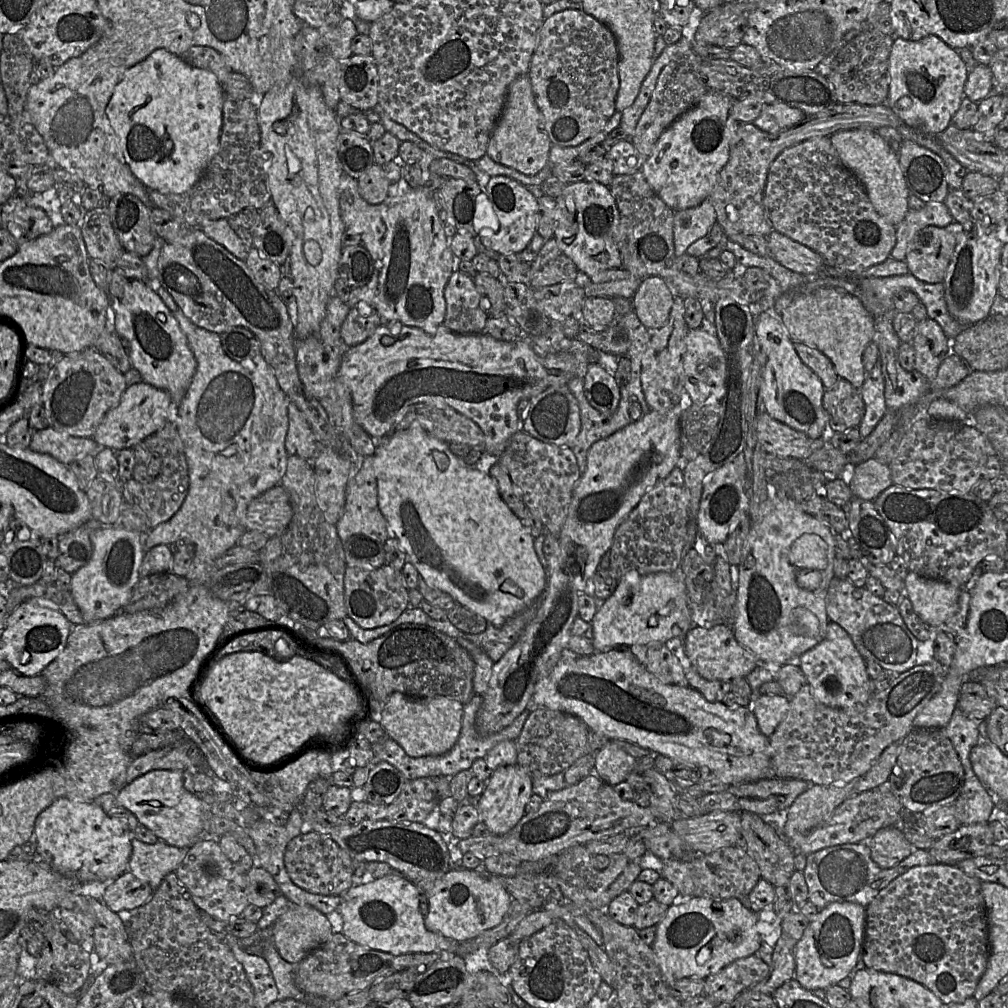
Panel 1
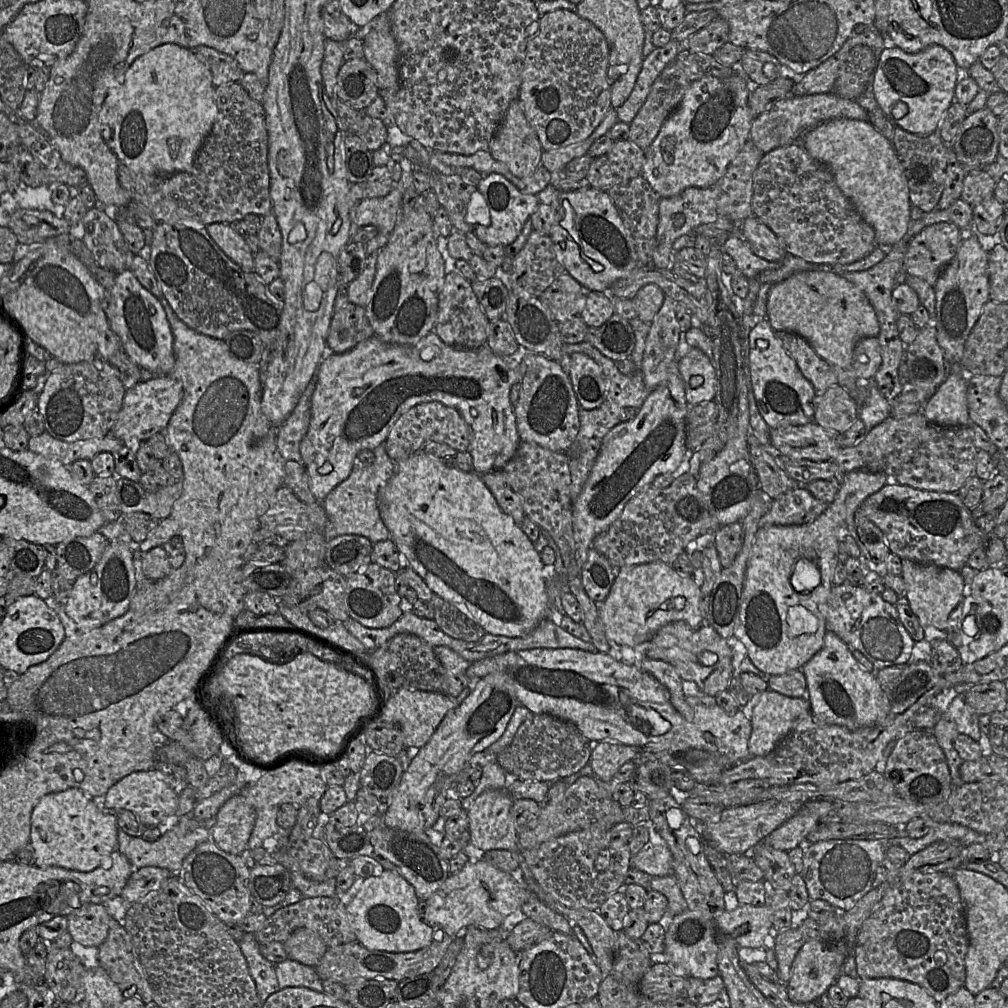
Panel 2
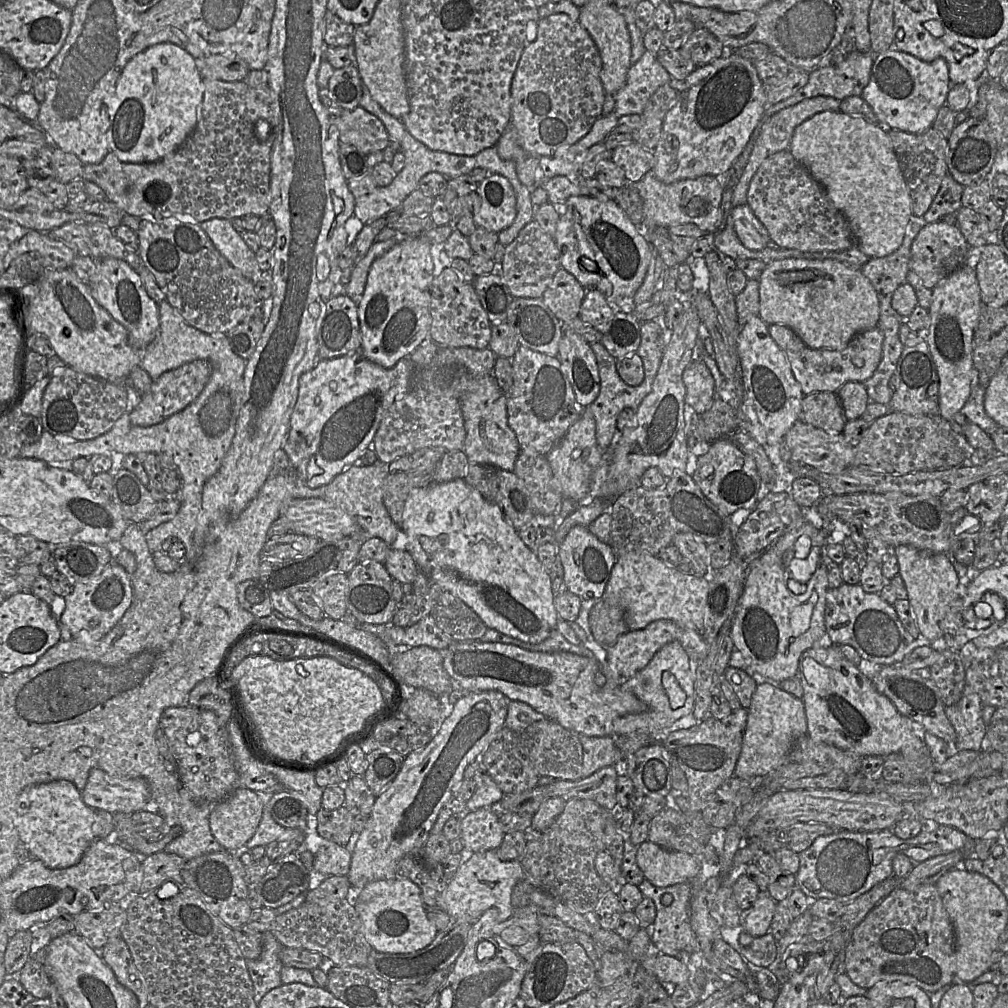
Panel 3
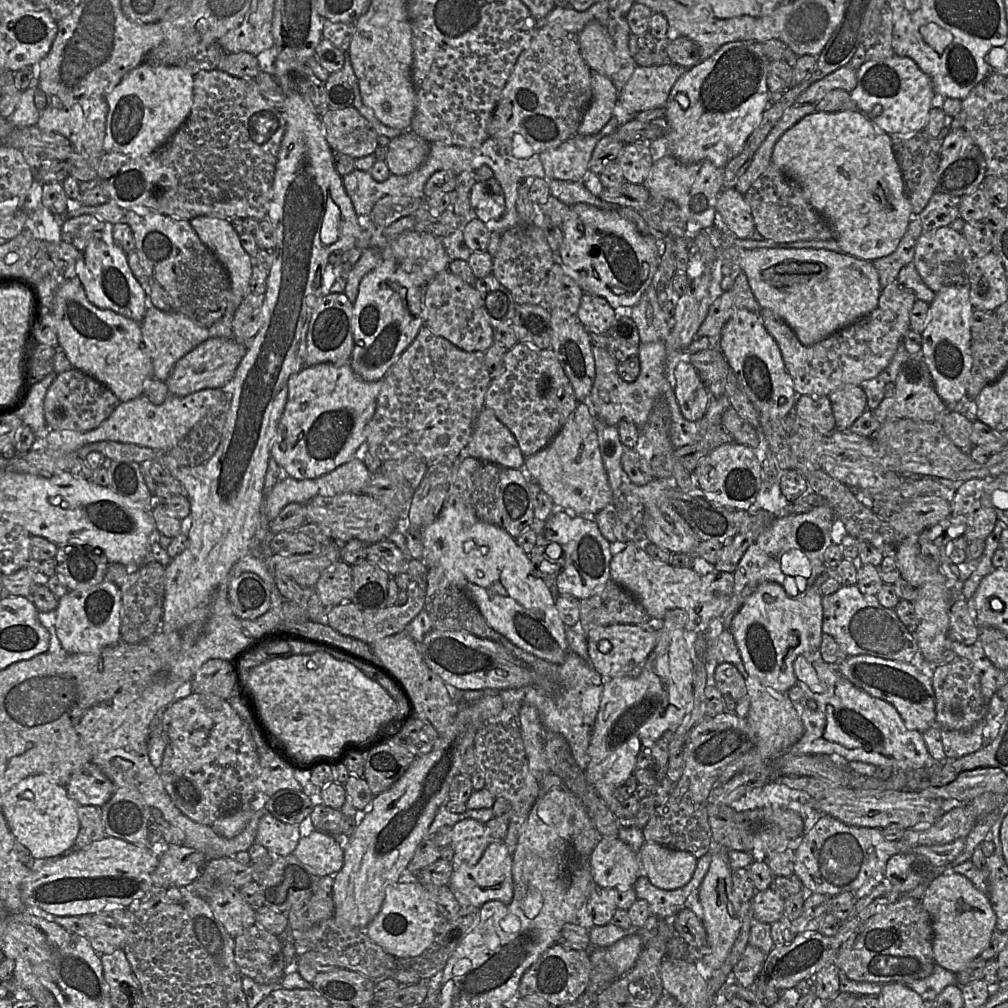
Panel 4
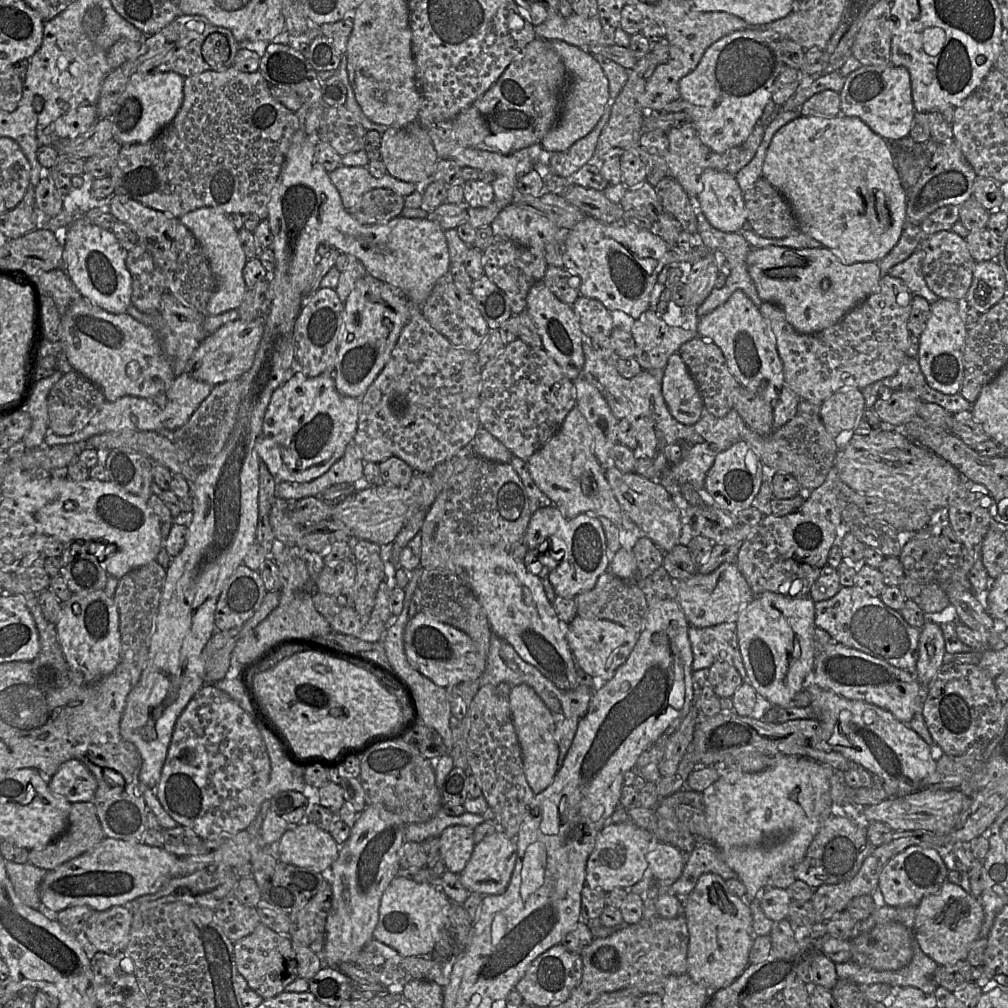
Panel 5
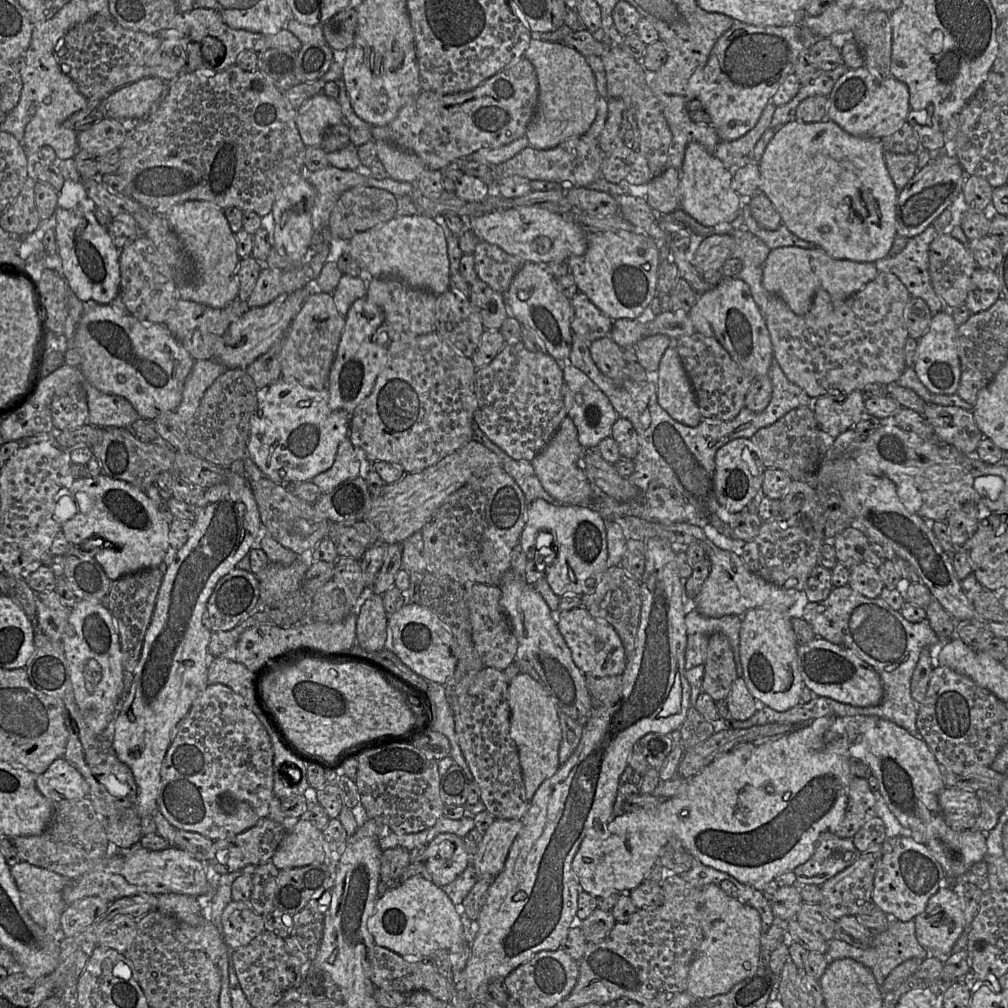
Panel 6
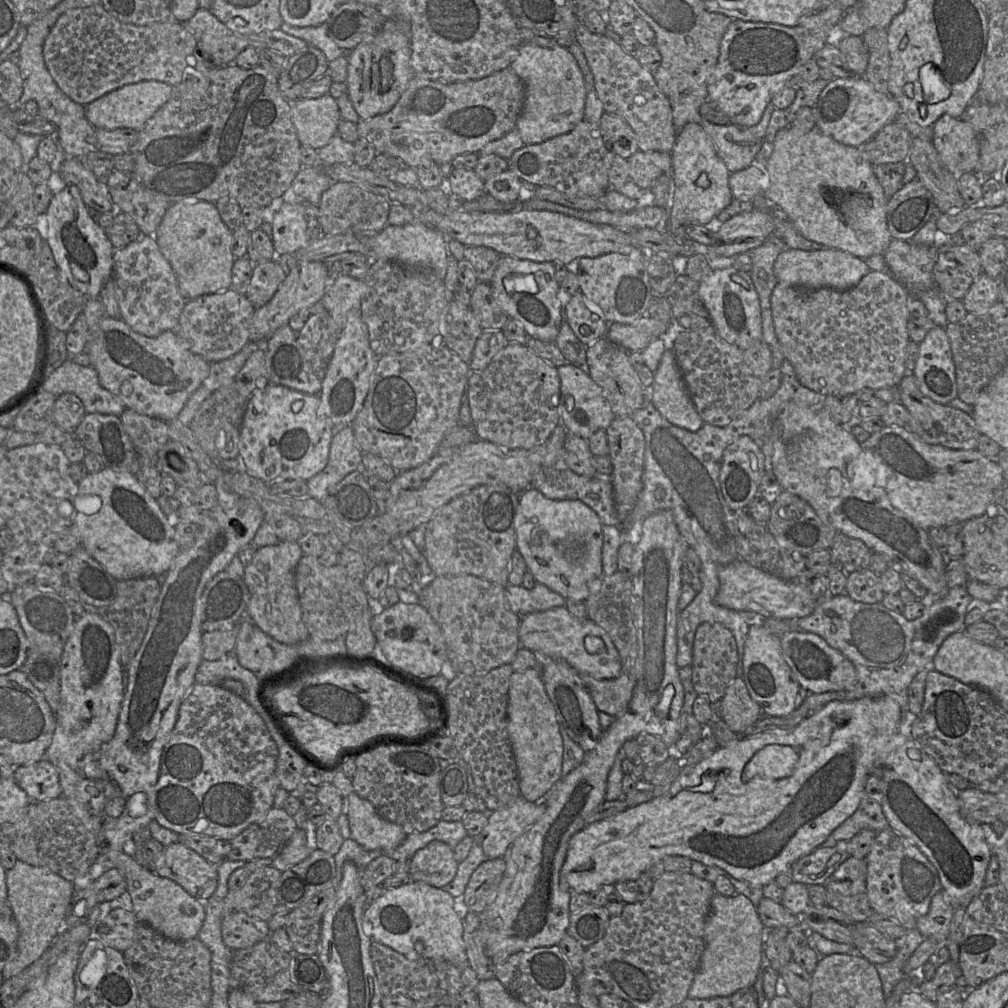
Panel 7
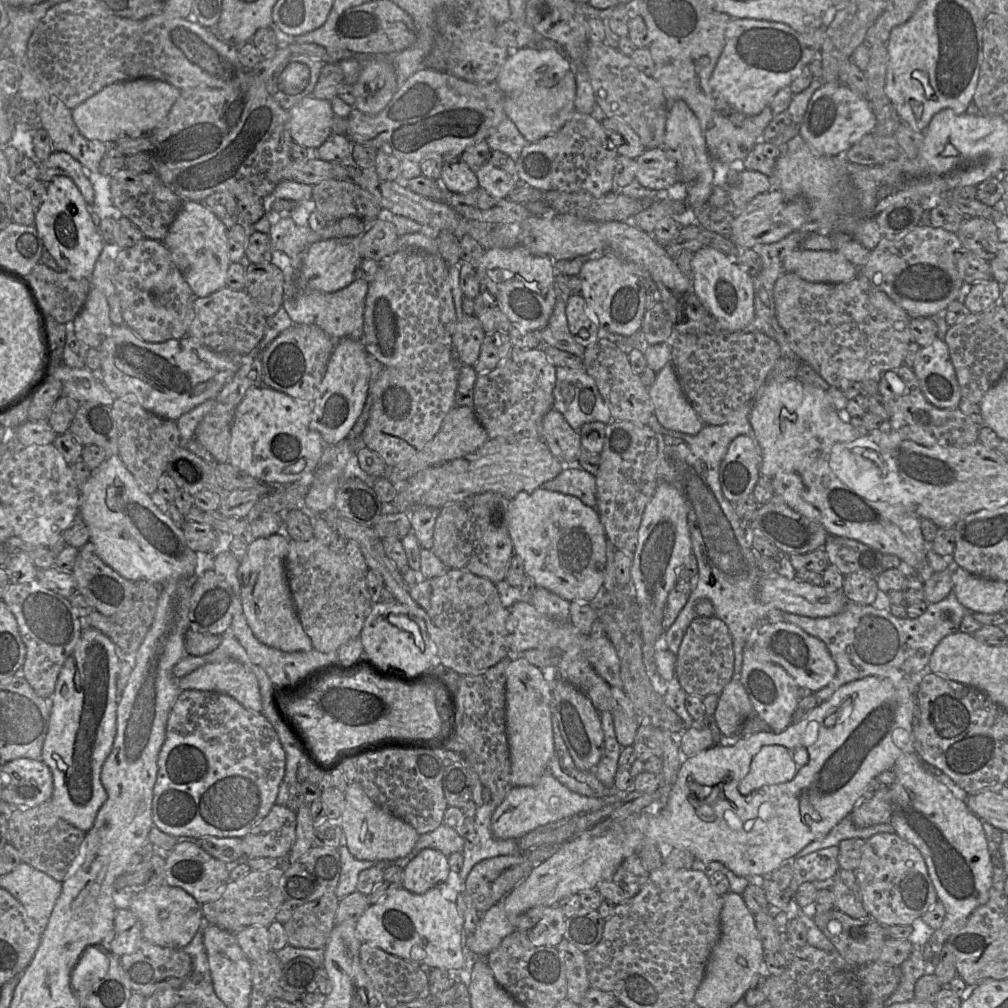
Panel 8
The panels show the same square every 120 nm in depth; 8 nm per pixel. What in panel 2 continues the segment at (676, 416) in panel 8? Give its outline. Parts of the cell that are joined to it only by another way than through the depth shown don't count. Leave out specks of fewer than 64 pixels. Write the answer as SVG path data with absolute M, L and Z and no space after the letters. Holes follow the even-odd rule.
M691 347L688 353L679 360L678 368L689 406L714 400L716 394L715 369L704 352Z

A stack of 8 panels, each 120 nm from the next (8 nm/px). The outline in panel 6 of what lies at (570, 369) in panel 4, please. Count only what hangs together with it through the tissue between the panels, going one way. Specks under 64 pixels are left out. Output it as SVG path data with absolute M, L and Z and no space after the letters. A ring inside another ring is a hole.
M525 261L503 296L509 316L516 318L522 327L532 332L544 344L546 353L561 364L566 364L571 352L573 336L571 323L574 318L574 308L571 300L557 289L556 279L550 274L549 268L546 265Z

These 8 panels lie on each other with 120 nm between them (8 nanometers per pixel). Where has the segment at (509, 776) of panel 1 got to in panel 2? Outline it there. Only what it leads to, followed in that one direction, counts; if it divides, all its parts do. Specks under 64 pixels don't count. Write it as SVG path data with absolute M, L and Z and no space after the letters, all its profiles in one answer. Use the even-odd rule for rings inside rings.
M486 790L467 810L470 843L484 852L494 849L515 851L519 855L522 848L511 817L513 798L506 790Z

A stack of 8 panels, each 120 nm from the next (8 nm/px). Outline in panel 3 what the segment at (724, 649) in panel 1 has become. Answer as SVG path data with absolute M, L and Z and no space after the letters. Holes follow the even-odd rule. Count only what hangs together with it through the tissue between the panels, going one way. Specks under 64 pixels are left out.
M657 620L640 630L628 631L621 635L616 643L606 648L607 663L612 671L616 671L624 679L630 679L651 661L654 655L667 643L678 641L687 653L695 668L707 654L707 645L701 632L683 627L672 620Z

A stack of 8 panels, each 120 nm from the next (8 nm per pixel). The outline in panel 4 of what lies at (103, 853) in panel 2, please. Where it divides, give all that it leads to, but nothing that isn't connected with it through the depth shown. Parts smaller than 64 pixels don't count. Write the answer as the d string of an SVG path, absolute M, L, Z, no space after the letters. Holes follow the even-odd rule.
M45 775L22 779L2 797L2 812L16 841L27 847L37 859L54 859L72 850L80 824L79 804L61 786Z

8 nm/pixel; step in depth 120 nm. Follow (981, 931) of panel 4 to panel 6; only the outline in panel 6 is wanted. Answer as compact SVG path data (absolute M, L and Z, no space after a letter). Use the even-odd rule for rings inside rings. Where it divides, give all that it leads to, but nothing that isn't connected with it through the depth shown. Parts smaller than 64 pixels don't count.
M950 886L941 887L930 897L925 910L914 918L916 937L919 943L928 951L936 951L950 955L953 946L964 929L964 901Z

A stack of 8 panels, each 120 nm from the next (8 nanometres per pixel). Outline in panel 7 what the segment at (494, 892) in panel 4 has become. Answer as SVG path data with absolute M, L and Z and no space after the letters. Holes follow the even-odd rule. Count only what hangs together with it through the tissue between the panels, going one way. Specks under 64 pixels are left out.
M521 795L507 806L489 812L488 822L479 835L479 843L487 859L505 857L515 840L544 812L544 801L530 802Z

